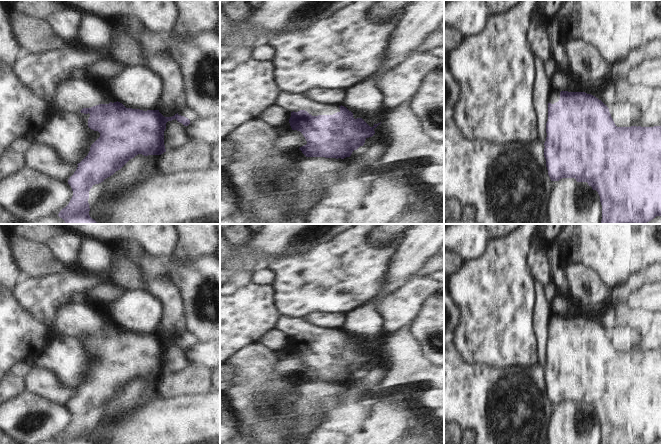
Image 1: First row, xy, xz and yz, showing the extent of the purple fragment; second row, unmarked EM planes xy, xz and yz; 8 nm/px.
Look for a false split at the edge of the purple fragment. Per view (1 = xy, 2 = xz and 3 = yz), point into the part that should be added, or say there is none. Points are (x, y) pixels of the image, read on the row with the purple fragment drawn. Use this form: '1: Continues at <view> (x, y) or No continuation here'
1: Continues at xy (73, 95)
2: Continues at xz (293, 102)
3: Continues at yz (555, 94)

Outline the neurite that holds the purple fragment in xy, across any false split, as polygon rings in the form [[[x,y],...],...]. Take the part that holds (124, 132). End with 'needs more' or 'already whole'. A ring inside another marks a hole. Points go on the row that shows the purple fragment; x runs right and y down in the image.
[[[68,78],[55,90],[54,98],[59,112],[89,113],[88,127],[100,133],[100,137],[91,145],[88,155],[77,164],[76,171],[68,180],[73,196],[58,214],[65,224],[98,224],[89,215],[88,199],[92,186],[103,182],[138,154],[148,156],[166,152],[164,131],[168,121],[176,119],[184,126],[190,124],[188,118],[178,113],[172,117],[164,117],[159,110],[126,108],[122,103],[113,102],[104,92],[80,79]]]; needs more

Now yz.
[[[551,90],[548,103],[544,157],[551,181],[575,178],[587,182],[600,196],[600,224],[646,224],[661,216],[661,126],[617,127],[609,108],[585,92]]]; needs more

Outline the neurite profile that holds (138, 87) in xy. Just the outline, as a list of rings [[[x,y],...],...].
[[[126,66],[112,79],[112,89],[117,101],[126,108],[159,110],[165,81],[149,67]]]

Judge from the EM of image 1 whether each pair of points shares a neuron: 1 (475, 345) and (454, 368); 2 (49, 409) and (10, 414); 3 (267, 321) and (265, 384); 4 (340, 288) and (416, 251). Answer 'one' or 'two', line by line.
1: two
2: one
3: two
4: two

